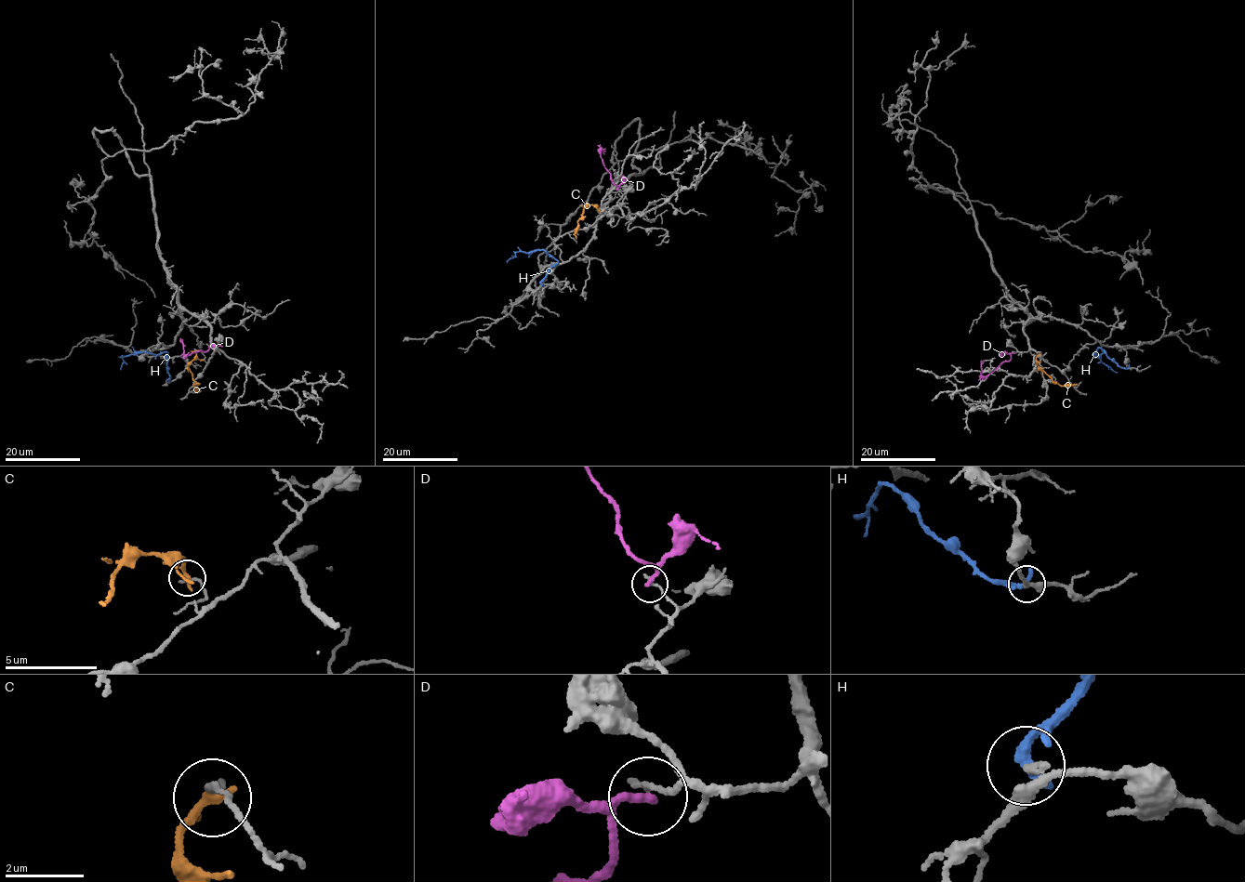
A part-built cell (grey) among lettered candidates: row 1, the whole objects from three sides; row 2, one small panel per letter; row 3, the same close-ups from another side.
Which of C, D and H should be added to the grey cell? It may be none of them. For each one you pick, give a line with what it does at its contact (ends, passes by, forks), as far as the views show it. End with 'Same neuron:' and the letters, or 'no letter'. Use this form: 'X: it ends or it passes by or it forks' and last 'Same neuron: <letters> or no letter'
Same neuron: no letter

